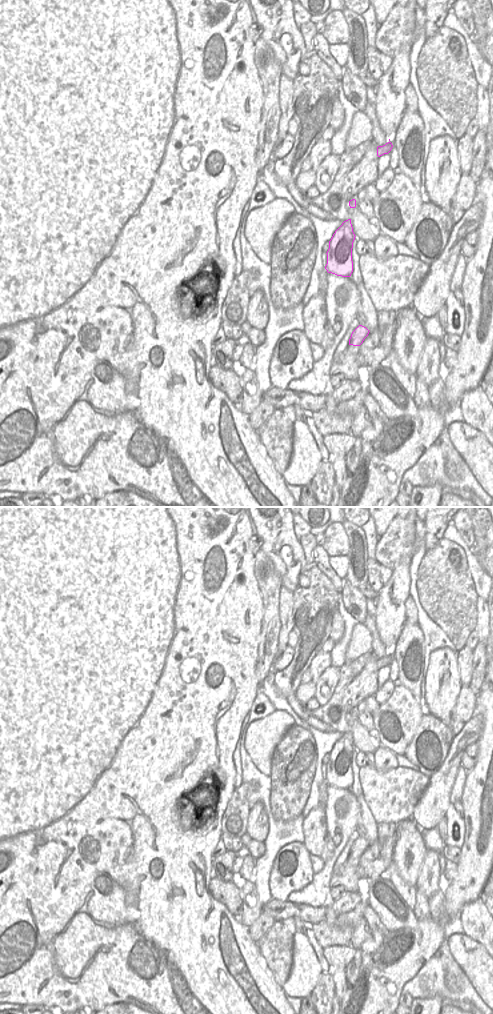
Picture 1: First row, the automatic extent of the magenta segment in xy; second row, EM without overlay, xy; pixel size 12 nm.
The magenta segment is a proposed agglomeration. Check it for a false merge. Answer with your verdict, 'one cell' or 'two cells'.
one cell

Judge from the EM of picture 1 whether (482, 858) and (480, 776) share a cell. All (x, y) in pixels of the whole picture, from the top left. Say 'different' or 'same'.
same

